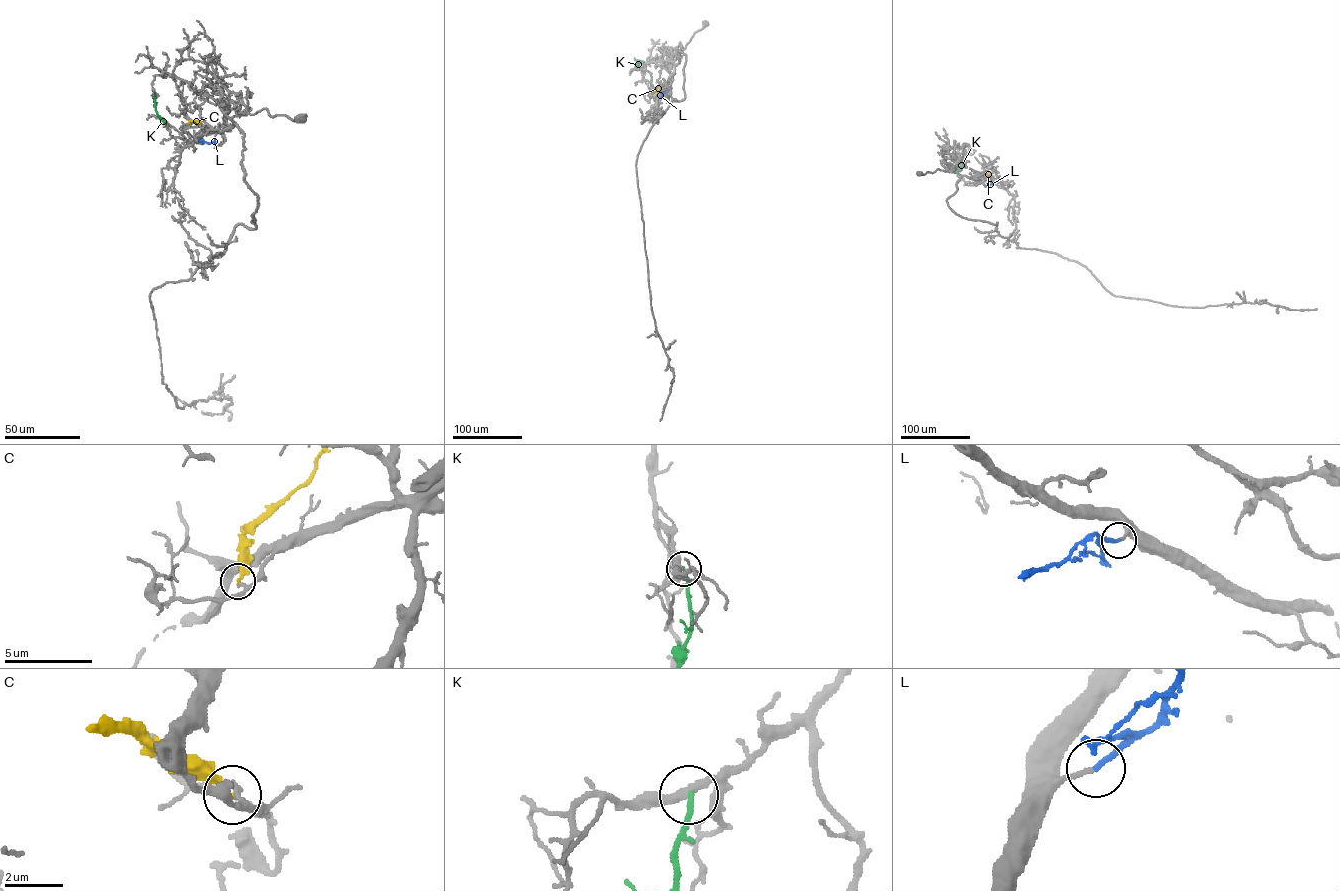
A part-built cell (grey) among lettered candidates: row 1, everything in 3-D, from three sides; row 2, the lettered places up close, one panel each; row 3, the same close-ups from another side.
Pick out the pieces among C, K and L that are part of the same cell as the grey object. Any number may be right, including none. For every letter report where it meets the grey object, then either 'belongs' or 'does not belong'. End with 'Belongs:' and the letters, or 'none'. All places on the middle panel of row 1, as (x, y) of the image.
C: (654, 96) | does not belong
K: (638, 66) | does not belong
L: (659, 97) | belongs
Belongs: L

